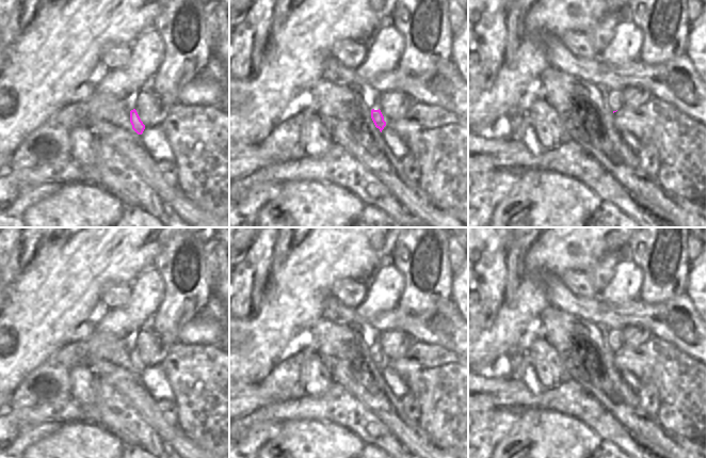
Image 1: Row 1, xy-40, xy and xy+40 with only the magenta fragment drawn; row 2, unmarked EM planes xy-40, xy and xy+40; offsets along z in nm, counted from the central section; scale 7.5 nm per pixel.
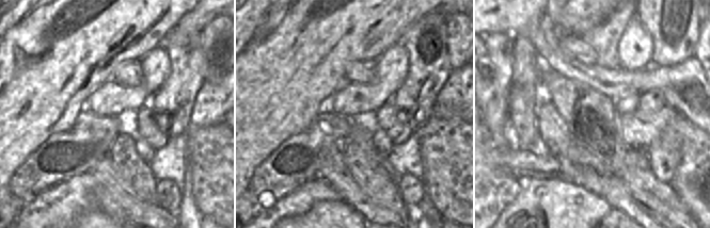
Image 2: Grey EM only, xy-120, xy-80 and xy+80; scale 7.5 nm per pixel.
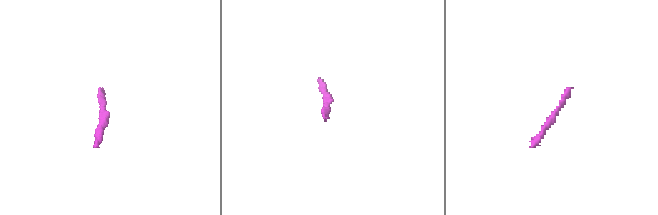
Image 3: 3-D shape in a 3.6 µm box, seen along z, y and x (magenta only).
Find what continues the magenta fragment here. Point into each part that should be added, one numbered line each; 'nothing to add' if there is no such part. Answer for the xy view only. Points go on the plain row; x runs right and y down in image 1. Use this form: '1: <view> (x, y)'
1: xy (371, 336)

